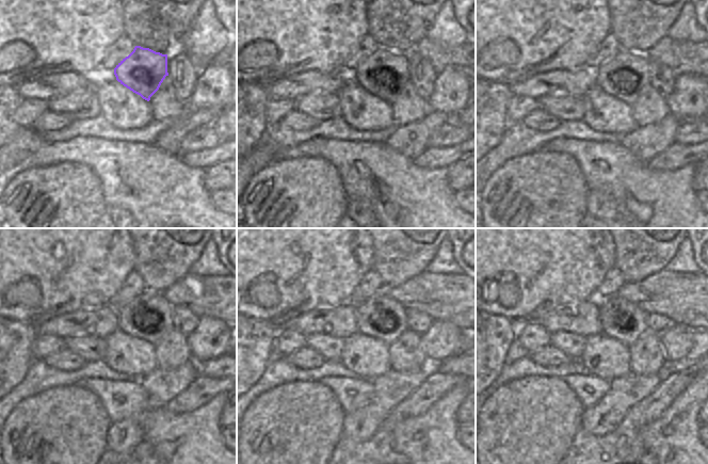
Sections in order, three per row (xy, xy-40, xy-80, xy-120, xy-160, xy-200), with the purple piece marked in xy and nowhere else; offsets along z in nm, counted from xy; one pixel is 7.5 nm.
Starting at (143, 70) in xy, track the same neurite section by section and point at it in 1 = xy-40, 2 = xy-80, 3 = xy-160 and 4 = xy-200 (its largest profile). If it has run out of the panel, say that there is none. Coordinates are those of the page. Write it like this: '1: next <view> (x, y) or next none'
1: next xy-40 (383, 74)
2: next xy-80 (623, 76)
3: next xy-160 (382, 317)
4: next xy-200 (621, 319)

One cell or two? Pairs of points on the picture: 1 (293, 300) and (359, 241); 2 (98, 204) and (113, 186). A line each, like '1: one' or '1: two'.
1: one
2: two

